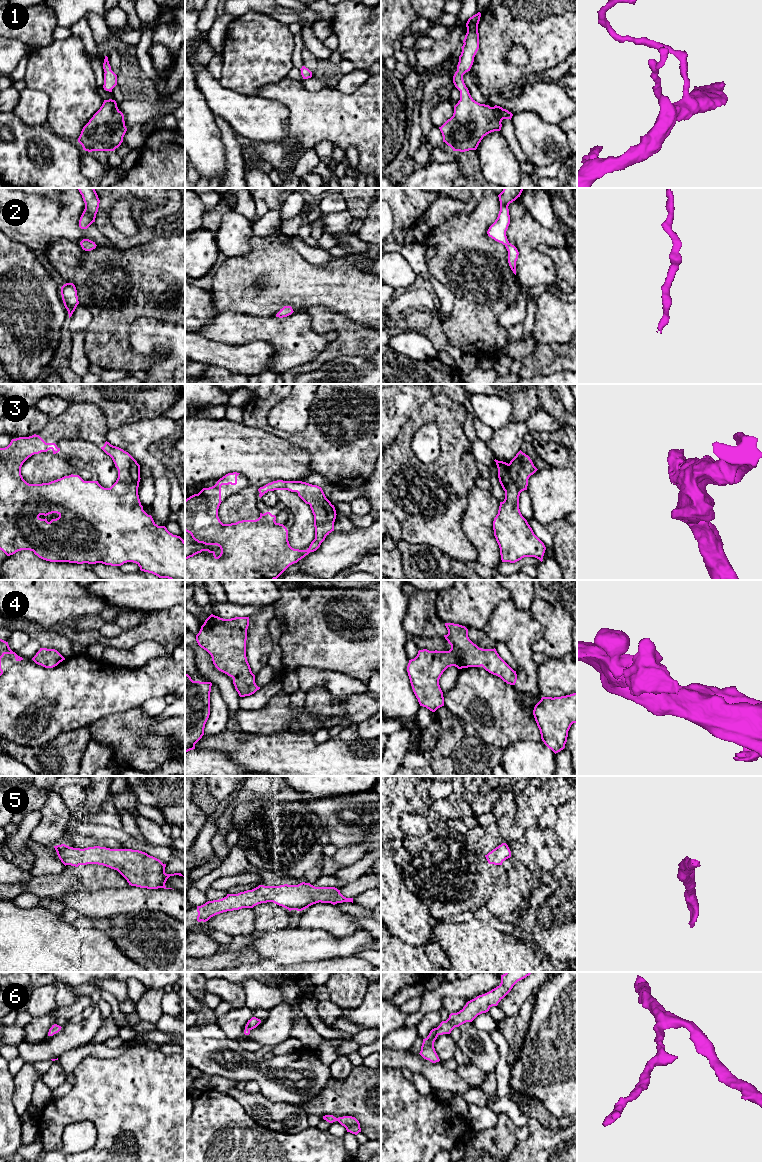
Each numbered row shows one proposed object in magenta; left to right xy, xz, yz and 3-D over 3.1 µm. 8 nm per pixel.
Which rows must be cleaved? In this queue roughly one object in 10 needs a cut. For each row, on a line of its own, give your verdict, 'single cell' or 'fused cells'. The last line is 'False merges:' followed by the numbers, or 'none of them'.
1: single cell
2: single cell
3: single cell
4: single cell
5: single cell
6: single cell
False merges: none of them

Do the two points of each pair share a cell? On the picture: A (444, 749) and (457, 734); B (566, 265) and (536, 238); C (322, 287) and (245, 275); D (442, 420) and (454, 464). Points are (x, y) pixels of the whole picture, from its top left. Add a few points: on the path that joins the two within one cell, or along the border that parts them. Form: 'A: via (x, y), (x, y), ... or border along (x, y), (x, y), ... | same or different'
A: via (446, 745), (453, 738) | same
B: border along (540, 244), (539, 249), (550, 258), (555, 266) | different
C: via (303, 285), (277, 275), (264, 273) | same
D: via (451, 431), (454, 453) | same

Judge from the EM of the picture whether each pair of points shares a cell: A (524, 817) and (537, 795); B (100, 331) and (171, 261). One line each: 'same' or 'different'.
A: same
B: same

